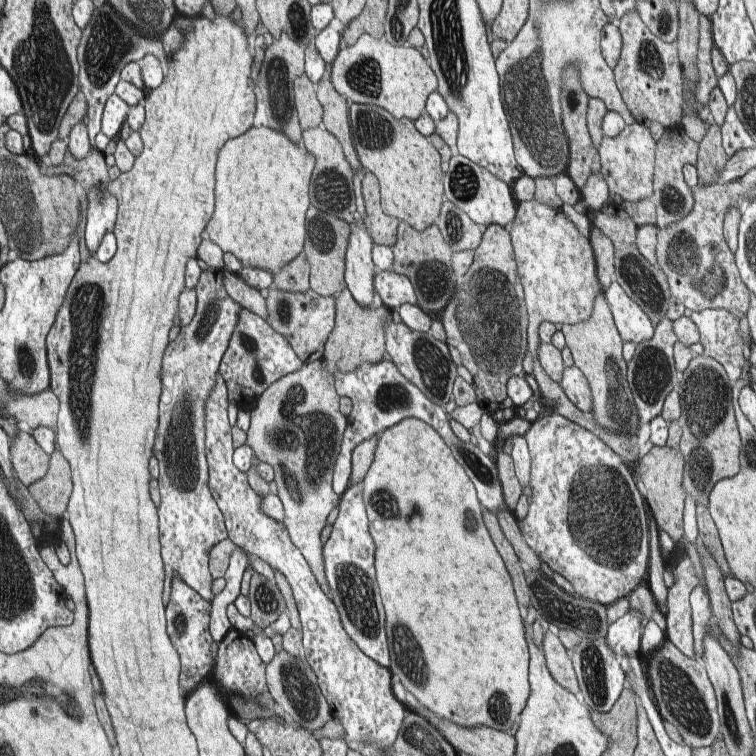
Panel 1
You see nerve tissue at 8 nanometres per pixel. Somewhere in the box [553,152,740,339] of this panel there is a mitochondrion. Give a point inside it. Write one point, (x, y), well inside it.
(690, 262)

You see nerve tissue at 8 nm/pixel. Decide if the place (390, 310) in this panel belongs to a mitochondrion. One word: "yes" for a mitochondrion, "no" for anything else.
no

